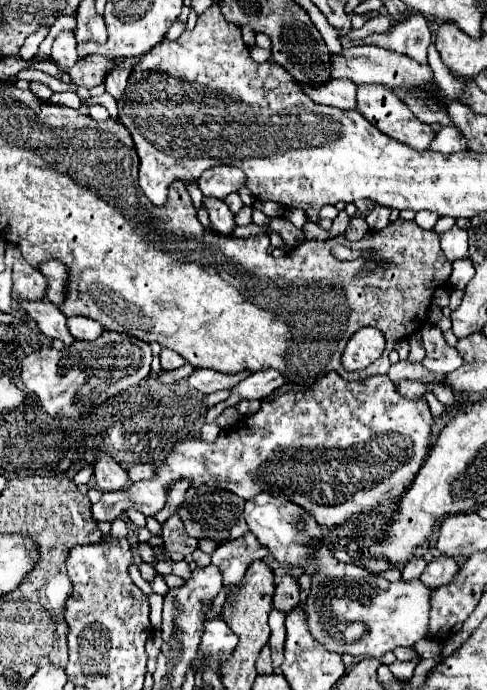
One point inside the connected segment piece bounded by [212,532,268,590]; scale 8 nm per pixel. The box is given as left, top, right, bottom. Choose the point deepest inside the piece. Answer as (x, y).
(233, 558)

